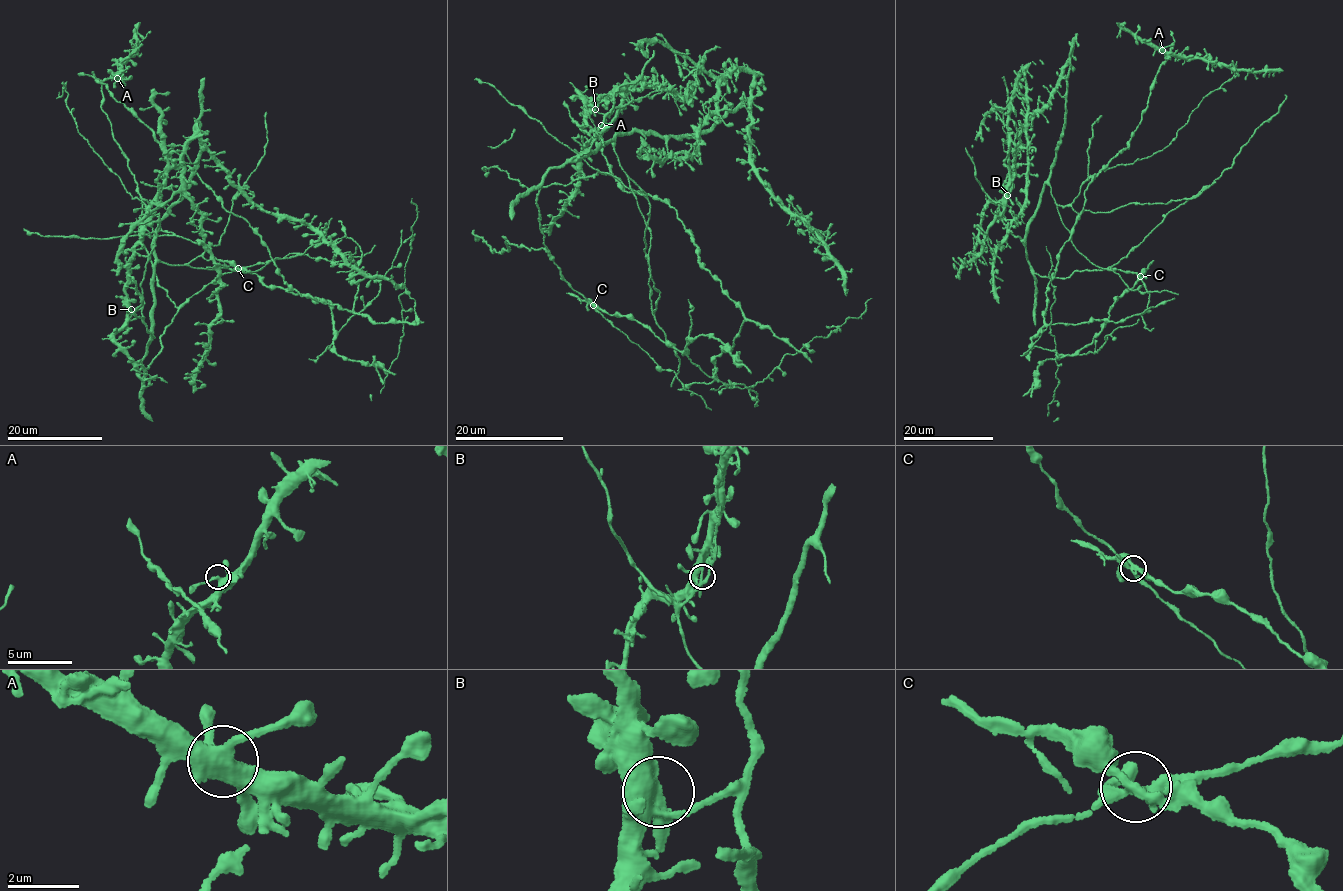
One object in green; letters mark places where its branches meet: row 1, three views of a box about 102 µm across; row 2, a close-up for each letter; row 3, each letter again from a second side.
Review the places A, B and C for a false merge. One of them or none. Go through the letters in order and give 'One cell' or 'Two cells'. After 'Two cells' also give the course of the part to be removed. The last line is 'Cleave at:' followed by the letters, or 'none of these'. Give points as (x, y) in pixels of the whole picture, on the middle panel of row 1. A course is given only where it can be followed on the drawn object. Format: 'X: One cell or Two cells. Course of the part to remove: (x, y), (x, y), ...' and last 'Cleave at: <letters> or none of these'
A: One cell
B: One cell
C: Two cells
Cleave at: C

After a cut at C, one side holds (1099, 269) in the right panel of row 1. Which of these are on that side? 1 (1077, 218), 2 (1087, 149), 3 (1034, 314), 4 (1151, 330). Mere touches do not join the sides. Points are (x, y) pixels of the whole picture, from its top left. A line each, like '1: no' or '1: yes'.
1: no
2: yes
3: yes
4: yes

